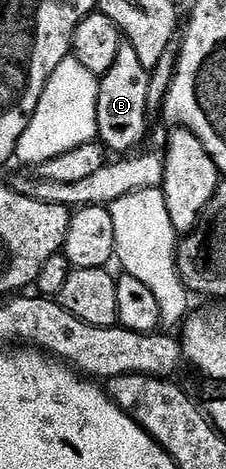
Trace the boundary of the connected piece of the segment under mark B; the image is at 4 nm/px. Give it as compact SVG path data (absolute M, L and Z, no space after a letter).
M123 42L115 54L115 66L100 77L97 85L97 140L106 153L129 154L145 134L145 122L149 103L149 78L151 72L141 65L135 50L127 42Z

